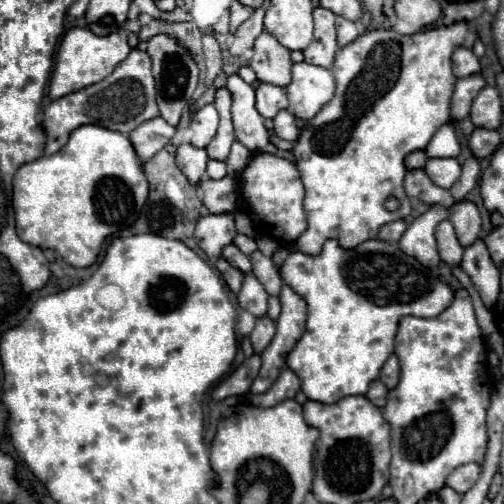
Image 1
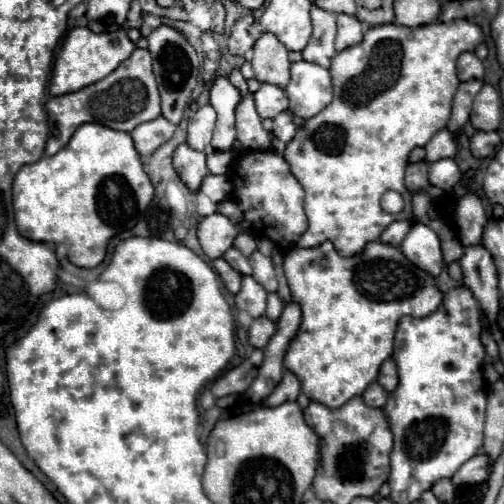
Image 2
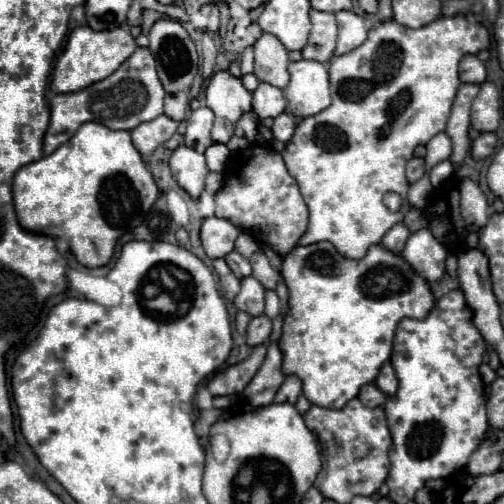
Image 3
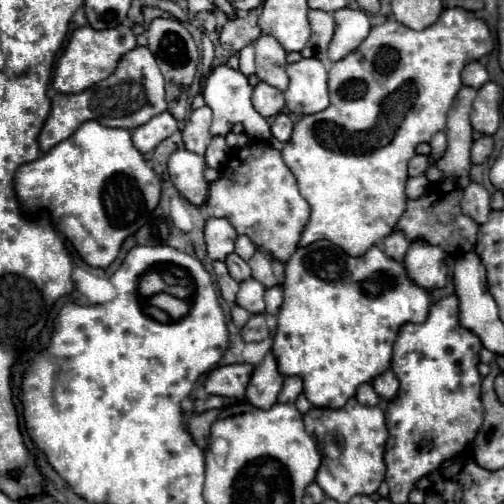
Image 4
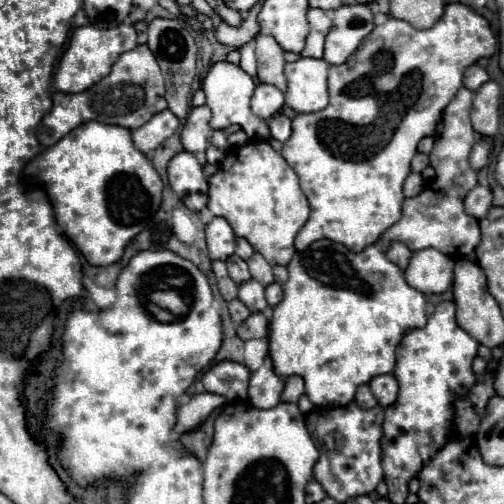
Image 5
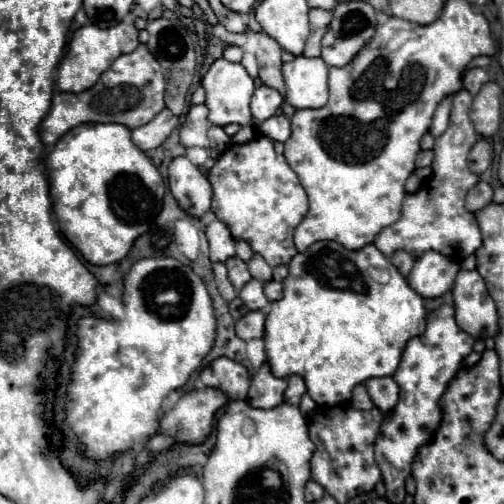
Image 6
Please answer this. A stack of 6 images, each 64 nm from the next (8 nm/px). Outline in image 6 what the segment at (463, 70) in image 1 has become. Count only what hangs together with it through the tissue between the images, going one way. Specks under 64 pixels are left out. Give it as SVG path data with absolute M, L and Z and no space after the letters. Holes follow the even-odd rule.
M472 68L472 70L468 70L468 74L466 74L466 78L464 78L464 90L468 90L472 96L474 94L478 94L480 92L480 88L484 86L488 82L488 74L486 74L486 70L484 68Z

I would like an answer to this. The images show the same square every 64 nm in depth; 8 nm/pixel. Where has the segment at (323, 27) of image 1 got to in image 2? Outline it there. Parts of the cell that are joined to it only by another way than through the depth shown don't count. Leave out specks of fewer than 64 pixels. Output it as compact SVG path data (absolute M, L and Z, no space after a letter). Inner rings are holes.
M312 8L310 12L312 16L312 36L308 46L302 50L304 60L320 64L324 68L330 66L336 50L334 50L334 38L336 38L336 14L320 10L320 8Z

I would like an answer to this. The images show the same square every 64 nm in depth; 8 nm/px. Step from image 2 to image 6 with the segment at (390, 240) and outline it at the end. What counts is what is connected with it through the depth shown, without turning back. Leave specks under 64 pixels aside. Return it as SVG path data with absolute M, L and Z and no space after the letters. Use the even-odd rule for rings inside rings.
M400 250L400 252L394 252L390 260L392 260L392 264L398 268L398 272L400 272L404 278L408 276L408 272L412 270L412 264L414 264L414 258L412 258L408 252L402 252L402 250Z

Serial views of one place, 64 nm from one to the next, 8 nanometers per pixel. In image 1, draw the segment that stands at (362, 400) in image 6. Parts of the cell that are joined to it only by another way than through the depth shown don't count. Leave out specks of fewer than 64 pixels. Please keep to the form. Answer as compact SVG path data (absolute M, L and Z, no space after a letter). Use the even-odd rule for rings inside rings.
M374 380L370 384L370 390L366 392L366 398L372 400L372 404L376 404L376 406L384 406L386 404L386 394L388 394L388 388L380 380Z

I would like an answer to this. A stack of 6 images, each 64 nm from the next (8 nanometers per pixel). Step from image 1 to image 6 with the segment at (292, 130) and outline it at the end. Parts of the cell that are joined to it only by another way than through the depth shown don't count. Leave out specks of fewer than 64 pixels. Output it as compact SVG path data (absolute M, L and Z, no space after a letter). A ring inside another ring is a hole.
M284 114L272 116L272 118L264 120L264 122L260 122L258 130L266 138L270 138L272 142L286 142L290 138L290 118L284 116Z

